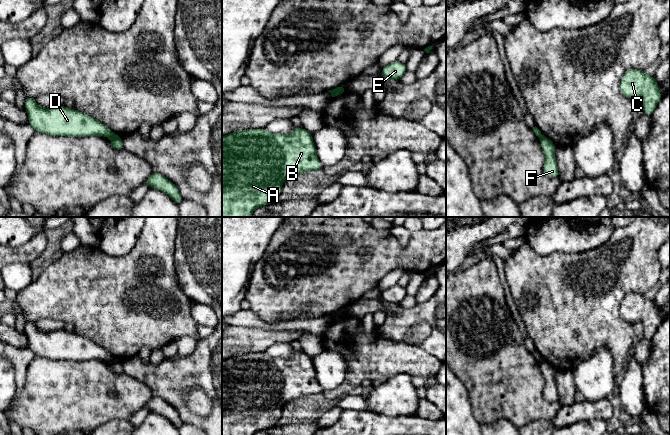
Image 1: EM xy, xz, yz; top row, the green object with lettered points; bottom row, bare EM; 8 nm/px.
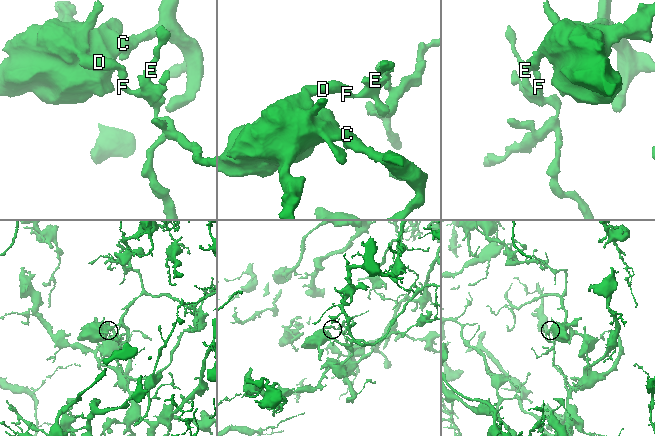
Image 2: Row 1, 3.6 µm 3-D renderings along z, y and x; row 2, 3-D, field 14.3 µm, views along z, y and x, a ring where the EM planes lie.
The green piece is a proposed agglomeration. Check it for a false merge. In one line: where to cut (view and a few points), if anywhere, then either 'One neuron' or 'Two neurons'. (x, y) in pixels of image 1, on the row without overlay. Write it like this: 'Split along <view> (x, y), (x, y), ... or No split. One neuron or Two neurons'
Split along xy (117, 359), (110, 362). Two neurons

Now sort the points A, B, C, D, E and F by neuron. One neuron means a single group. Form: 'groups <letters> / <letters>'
groups A B C D / E F

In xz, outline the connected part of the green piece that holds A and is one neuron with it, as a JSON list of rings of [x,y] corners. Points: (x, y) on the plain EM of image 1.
[[[304,352],[292,357],[271,357],[262,353],[234,355],[222,360],[222,435],[255,435],[259,431],[277,426],[283,406],[304,396],[323,393],[317,382],[312,358]]]

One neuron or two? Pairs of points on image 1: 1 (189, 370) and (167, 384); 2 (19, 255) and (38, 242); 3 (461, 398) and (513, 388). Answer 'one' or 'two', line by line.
1: one
2: one
3: two

